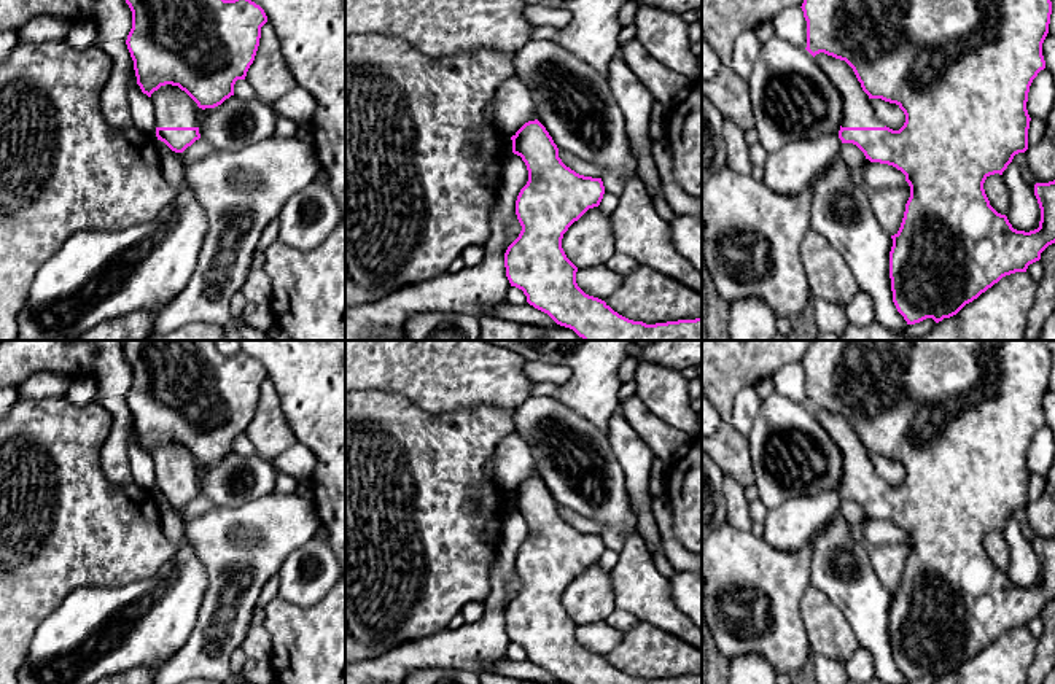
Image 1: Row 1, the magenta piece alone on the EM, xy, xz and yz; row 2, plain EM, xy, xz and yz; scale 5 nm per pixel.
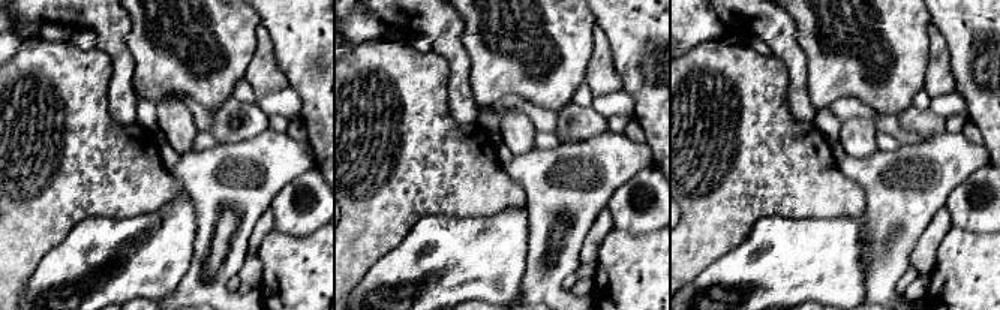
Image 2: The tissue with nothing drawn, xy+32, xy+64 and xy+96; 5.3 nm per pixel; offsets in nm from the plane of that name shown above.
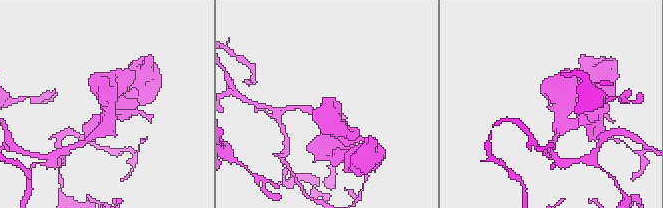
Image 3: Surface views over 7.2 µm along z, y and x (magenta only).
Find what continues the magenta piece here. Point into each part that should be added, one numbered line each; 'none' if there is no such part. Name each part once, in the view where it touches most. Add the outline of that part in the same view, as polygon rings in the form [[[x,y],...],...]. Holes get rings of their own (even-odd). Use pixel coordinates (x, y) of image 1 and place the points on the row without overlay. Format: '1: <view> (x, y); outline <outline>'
1: yz (858, 468); outline [[[824,409],[816,410],[815,417],[842,452],[842,484],[885,484],[885,480],[875,472],[870,455],[862,447],[853,425],[845,417]]]

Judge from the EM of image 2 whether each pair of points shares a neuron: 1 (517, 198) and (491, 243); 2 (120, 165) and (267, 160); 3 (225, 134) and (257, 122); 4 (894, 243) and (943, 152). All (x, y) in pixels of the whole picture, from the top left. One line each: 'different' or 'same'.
1: different
2: different
3: same
4: same

